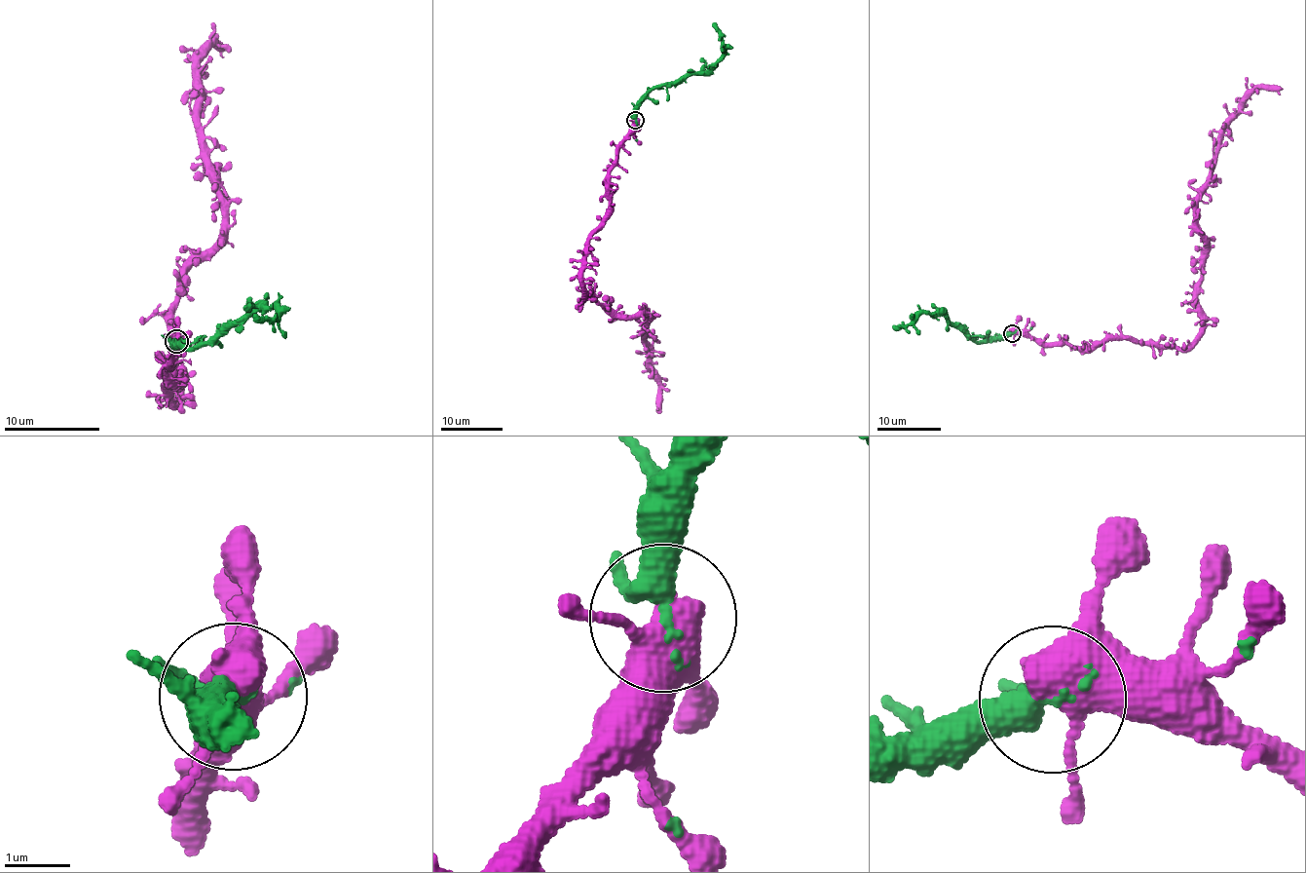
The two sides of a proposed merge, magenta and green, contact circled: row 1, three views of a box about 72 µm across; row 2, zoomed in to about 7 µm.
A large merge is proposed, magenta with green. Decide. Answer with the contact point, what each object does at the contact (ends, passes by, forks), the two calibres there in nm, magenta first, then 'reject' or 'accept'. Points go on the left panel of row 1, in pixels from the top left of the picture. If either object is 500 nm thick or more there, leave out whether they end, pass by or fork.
place (176, 341); calibres 500 and 320 nm; accept

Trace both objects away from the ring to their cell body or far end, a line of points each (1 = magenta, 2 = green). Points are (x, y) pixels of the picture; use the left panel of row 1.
1: (176, 341), (178, 275), (223, 221), (198, 66), (210, 45), (226, 49)
2: (176, 341), (192, 346), (217, 342), (242, 319), (274, 306), (275, 319), (252, 317)

